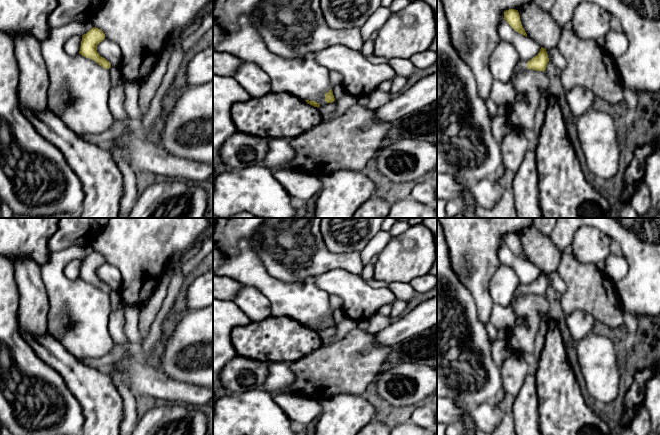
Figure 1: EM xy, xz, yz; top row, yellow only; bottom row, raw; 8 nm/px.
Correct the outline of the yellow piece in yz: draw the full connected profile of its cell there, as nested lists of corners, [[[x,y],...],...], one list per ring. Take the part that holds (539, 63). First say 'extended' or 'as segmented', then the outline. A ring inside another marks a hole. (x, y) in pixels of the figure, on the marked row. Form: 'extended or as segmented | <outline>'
extended | [[[541,47],[539,53],[529,61],[519,60],[515,66],[513,72],[514,77],[517,73],[522,72],[526,69],[532,69],[536,71],[545,71],[549,62],[548,54],[545,48]]]

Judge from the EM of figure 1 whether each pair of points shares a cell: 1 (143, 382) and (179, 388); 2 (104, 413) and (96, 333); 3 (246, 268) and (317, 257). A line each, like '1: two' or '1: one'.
1: one
2: two
3: two

